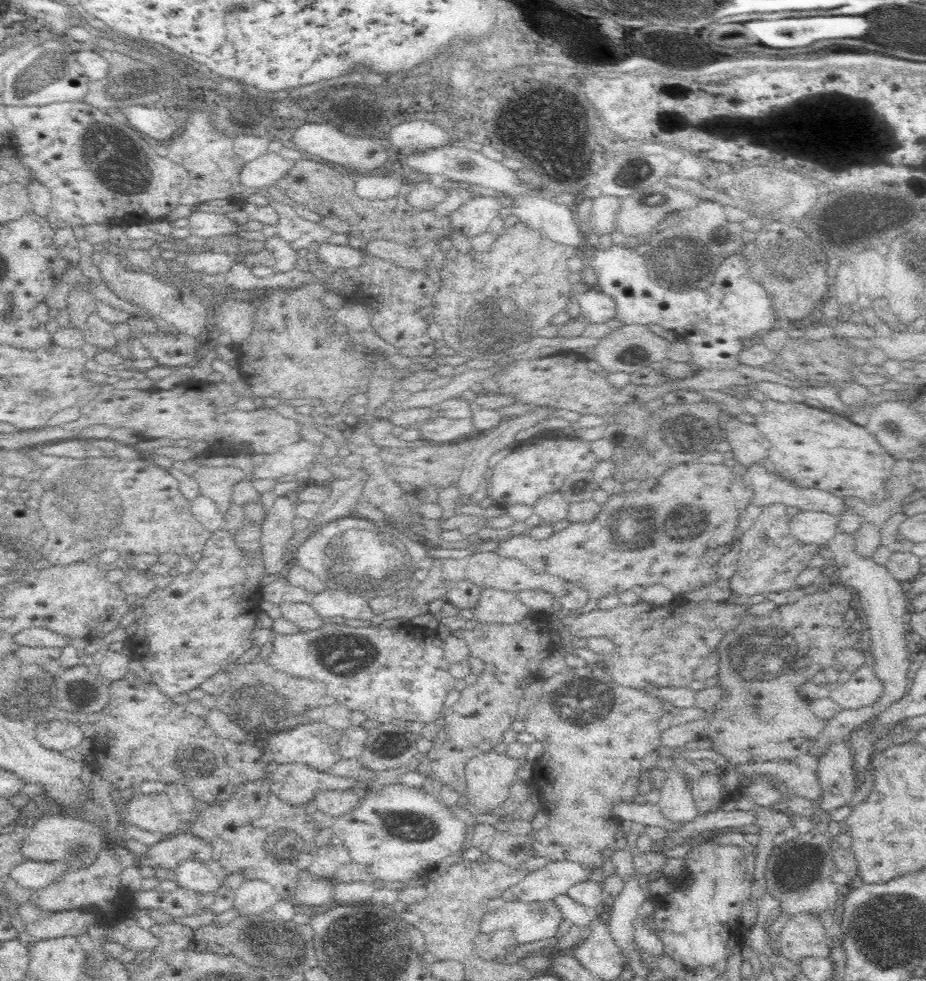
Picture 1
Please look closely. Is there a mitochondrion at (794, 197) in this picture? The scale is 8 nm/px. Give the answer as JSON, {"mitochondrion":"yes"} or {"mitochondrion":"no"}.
{"mitochondrion":"no"}

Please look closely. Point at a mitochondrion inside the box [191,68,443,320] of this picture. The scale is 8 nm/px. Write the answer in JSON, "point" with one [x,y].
{"point":[360,109]}

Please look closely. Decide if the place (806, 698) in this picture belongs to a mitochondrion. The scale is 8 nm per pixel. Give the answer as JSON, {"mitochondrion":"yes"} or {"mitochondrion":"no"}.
{"mitochondrion":"no"}

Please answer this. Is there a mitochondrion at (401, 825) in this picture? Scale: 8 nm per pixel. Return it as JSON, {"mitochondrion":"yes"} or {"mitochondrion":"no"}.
{"mitochondrion":"yes"}

